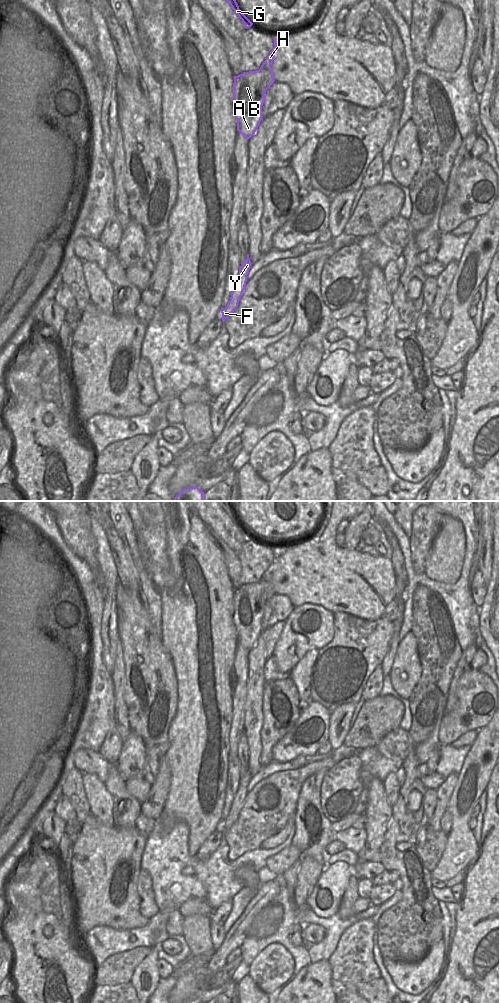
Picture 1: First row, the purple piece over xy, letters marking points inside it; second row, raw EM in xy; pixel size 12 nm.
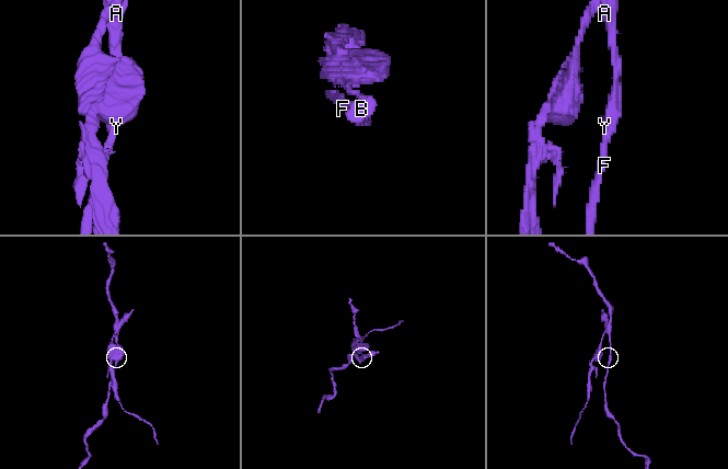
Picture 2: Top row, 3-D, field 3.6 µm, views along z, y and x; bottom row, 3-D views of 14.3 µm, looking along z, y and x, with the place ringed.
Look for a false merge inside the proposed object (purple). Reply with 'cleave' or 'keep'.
cleave

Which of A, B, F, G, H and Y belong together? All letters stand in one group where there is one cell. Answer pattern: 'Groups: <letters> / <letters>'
Groups: A B F G Y / H

